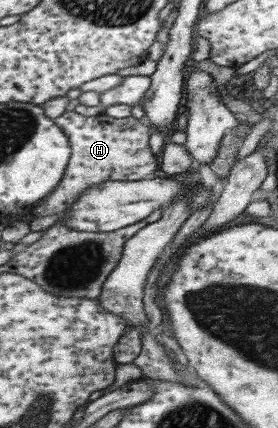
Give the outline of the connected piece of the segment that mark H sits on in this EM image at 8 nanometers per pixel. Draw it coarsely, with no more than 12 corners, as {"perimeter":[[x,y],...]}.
{"perimeter":[[75,110],[54,120],[72,155],[32,216],[68,210],[103,182],[154,179],[152,128]]}

